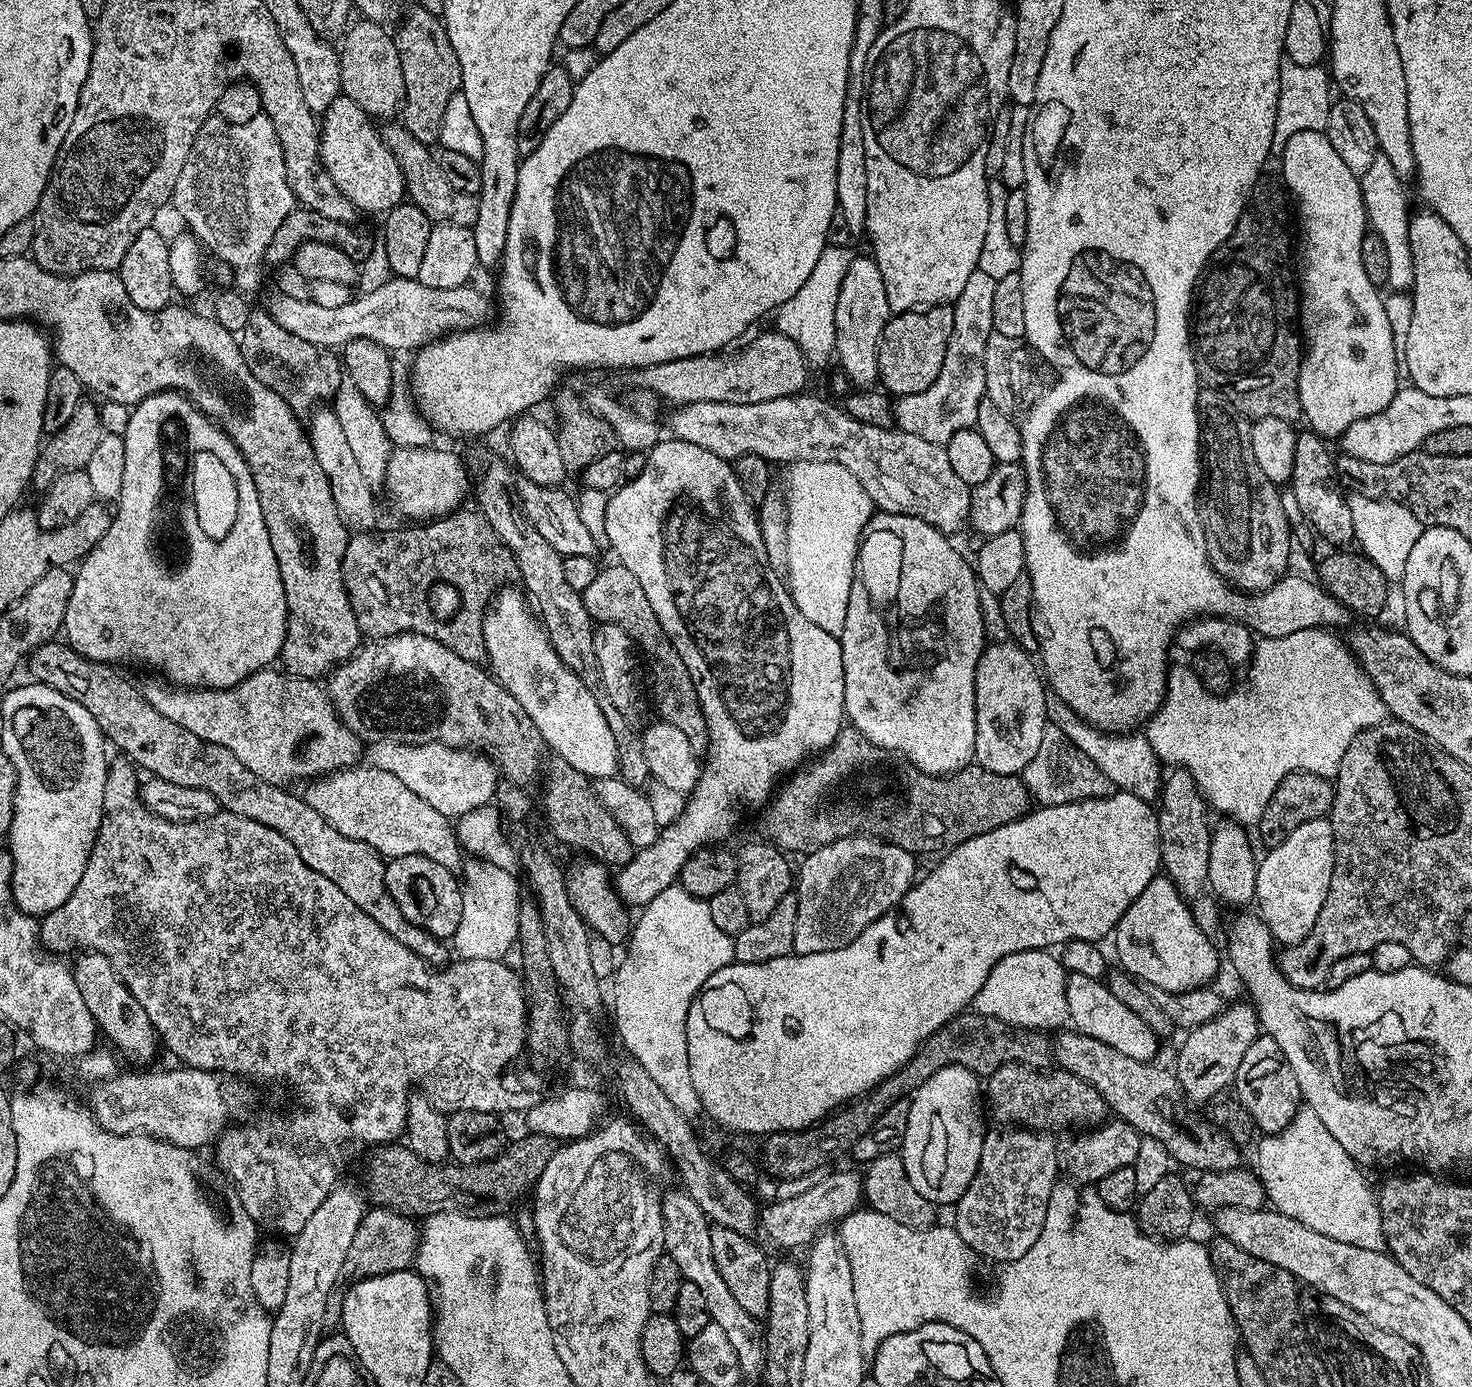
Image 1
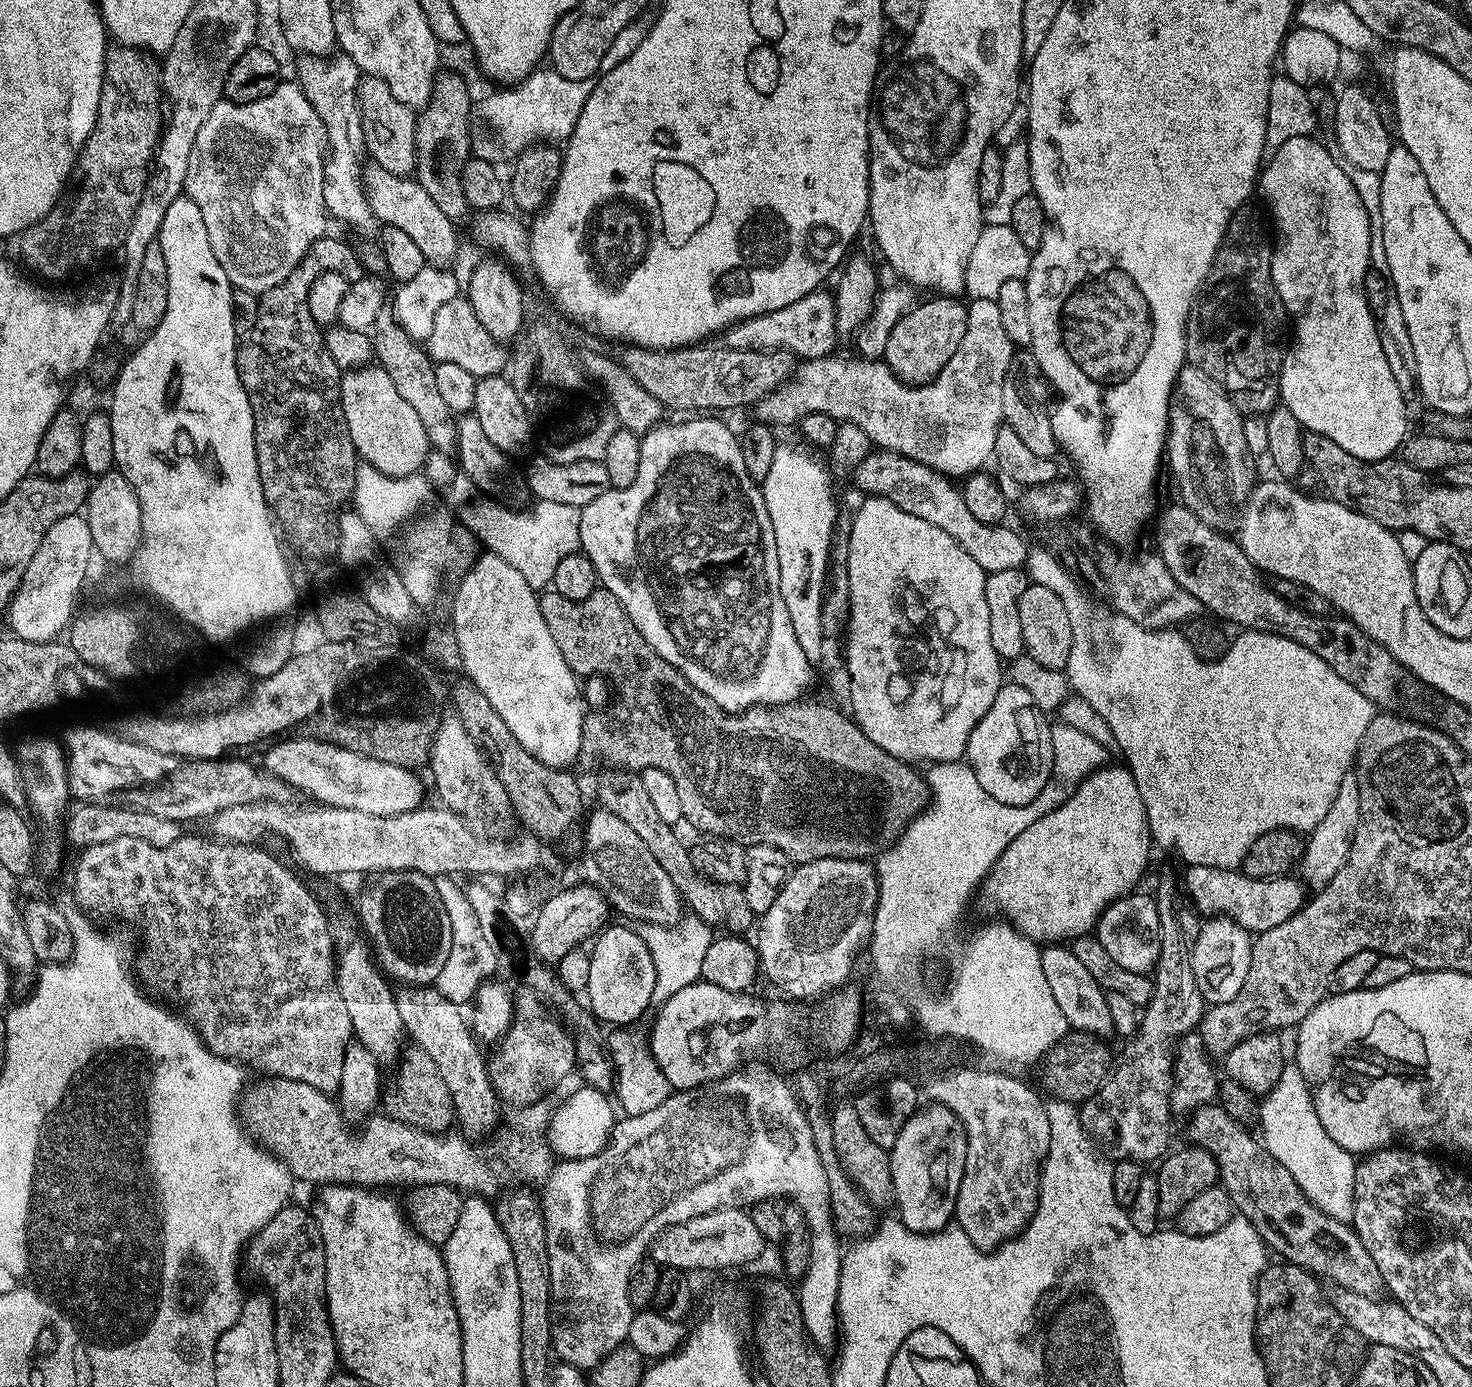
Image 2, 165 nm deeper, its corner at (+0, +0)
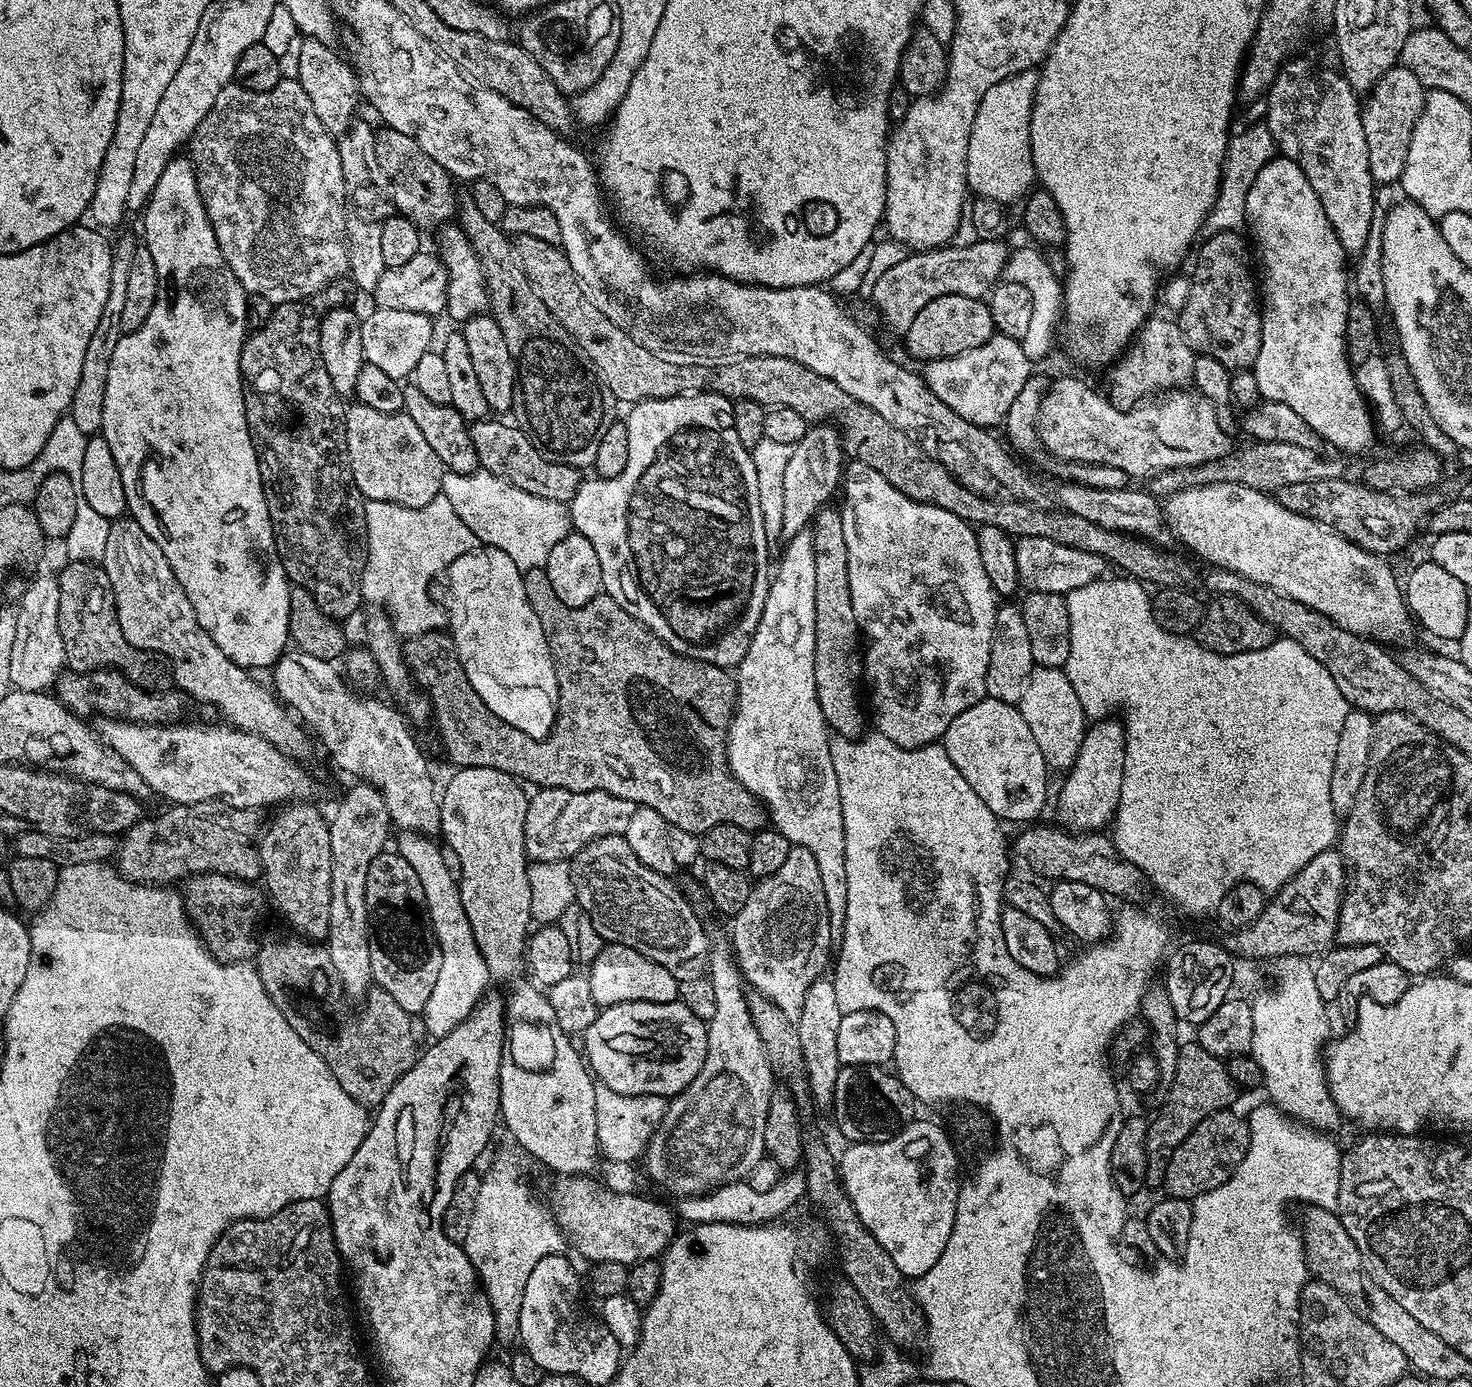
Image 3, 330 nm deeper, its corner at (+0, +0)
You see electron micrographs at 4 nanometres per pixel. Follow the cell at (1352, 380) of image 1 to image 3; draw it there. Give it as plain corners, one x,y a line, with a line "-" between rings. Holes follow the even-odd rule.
1279,154
1273,156
1270,162
1266,162
1266,166
1262,166
1262,170
1258,170
1258,178
1254,178
1254,182
1250,186
1250,194
1246,194
1246,214
1248,215
1246,228
1247,231
1252,231
1250,240
1254,245
1255,255
1258,257
1258,272
1262,277
1262,307
1260,310
1262,350
1258,350
1258,358
1254,365
1261,397
1266,400
1273,400
1274,402
1286,402
1286,406
1290,406
1290,410
1295,410
1307,424
1314,426
1314,430
1319,434
1321,441
1325,445
1333,444
1334,447
1338,448
1336,450
1339,453
1366,451
1375,442
1378,428
1374,423
1373,409
1370,407
1369,401
1356,381
1354,365
1348,359
1350,264
1348,268
1347,262
1344,261
1346,253
1342,242
1338,242
1338,234
1334,230
1334,226
1330,226
1330,218
1326,218
1326,210
1322,206
1318,194
1314,192
1314,186
1310,184
1310,178
1306,178
1302,166
1298,166
1298,162
1294,162
1290,158

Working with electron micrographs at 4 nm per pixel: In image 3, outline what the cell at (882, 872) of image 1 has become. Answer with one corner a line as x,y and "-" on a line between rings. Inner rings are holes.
792,847
779,870
753,883
746,906
731,917
730,924
730,948
741,977
774,1002
782,1014
790,1018
799,1016
812,983
825,975
824,967
827,964
829,967
834,952
834,929
830,926
826,890
822,890
814,854
805,848

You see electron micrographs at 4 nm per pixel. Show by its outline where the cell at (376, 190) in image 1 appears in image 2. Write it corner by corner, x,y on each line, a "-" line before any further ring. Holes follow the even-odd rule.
375,166
369,167
363,173
364,187
368,193
370,210
374,210
377,221
381,225
398,226
422,250
425,261
432,266
448,266
456,256
456,228
457,225
442,209
431,200
430,194
422,190
422,186
412,176
390,174

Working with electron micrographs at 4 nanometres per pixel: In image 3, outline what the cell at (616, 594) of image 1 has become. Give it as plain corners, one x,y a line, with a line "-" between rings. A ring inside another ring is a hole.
543,568
530,569
525,572
524,585
526,586
526,598
530,598
530,606
534,606
534,614
538,614
538,622
542,622
542,630
546,634
546,642
550,646
550,654
558,678
556,724
552,727
552,733
545,740
530,738
530,734
522,734
522,730
518,730
514,726
510,726
510,722
498,718
498,714
494,714
490,710
490,706
486,706
486,702
482,702
482,698
478,698
478,694
472,691
470,682
462,670
462,662
458,658
452,637
447,631
423,632
417,636
407,637
403,641
404,660
411,668
417,685
423,689
428,701
432,704
431,719
433,721
436,719
436,728
440,731
444,752
453,760
453,765
456,768
486,766
494,770
502,770
506,774
515,776
521,782
527,782
529,785
531,785
530,783
536,784
537,789
561,788
571,792
614,794
618,798
626,798
637,806
658,810
658,814
662,814
662,818
666,818
666,822
677,833
696,832
695,834
703,834
714,830
714,826
729,824
730,826
742,826
742,830
755,834
765,827
766,809
764,805
755,796
752,796
750,790
746,790
746,786
742,786
742,782
738,782
732,771
728,769
728,723
732,721
732,713
736,711
736,681
733,673
729,669
719,668
713,664
678,654
673,648
666,646
666,642
662,642
662,638
658,638
645,624
638,622
638,618
626,614
626,610
622,610
622,606
618,606
618,602
614,602
614,598
610,598
607,594
590,598
590,602
586,602
586,606
578,606
577,608
566,606
566,602
562,602
562,598
558,598
558,594
554,594
554,590
550,586
550,578

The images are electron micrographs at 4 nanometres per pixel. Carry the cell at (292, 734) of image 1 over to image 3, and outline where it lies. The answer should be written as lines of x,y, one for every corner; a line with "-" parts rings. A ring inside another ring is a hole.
76,560
58,572
58,626
62,630
62,646
66,650
65,665
73,672
94,672
103,669
111,660
120,660
119,667
125,676
136,681
141,686
152,686
156,680
156,664
153,653
135,648
122,634
116,621
116,603
112,597
110,578
106,576
99,563
87,564
84,560

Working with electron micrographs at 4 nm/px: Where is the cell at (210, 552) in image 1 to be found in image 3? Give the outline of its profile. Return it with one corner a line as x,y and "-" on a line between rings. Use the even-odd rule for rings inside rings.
180,154
171,160
162,170
162,178
158,178
158,186
154,186
151,198
142,209
144,216
143,247
150,250
154,258
154,266
158,270
158,298
154,302
154,310
150,310
150,318
138,326
138,330
125,332
118,346
111,355
109,374
106,377
105,402
103,403
102,424
100,432
114,454
114,462
122,474
122,487
126,494
127,515
136,520
146,532
162,548
169,559
170,566
178,578
178,582
186,590
186,598
190,598
190,606
194,606
194,614
214,638
214,646
226,654
238,666
249,670
256,668
271,669
276,661
284,655
290,644
288,627
290,626
290,590
293,585
288,579
286,570
280,561
276,549
276,539
272,533
272,519
268,513
268,499
264,493
265,477
256,455
256,443
246,422
244,409
244,382
240,375
240,355
244,349
244,341
248,327
248,296
244,288
234,278
234,270
226,266
226,258
222,258
218,238
214,236
214,226
210,226
210,218
206,214
206,206
200,197
196,170
187,155

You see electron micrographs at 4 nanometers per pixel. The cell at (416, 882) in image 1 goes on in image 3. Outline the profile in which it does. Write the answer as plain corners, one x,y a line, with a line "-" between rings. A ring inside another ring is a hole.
385,850
370,862
370,874
366,874
366,910
368,930
372,933
370,970
375,987
390,994
390,998
394,998
394,1002
398,1002
402,1010
410,1014
423,1013
426,1002
430,1002
430,994
434,991
434,982
438,982
442,950
428,917
428,903
422,890
422,882
418,882
418,874
414,874
410,862
406,862
406,858
402,858
399,852

